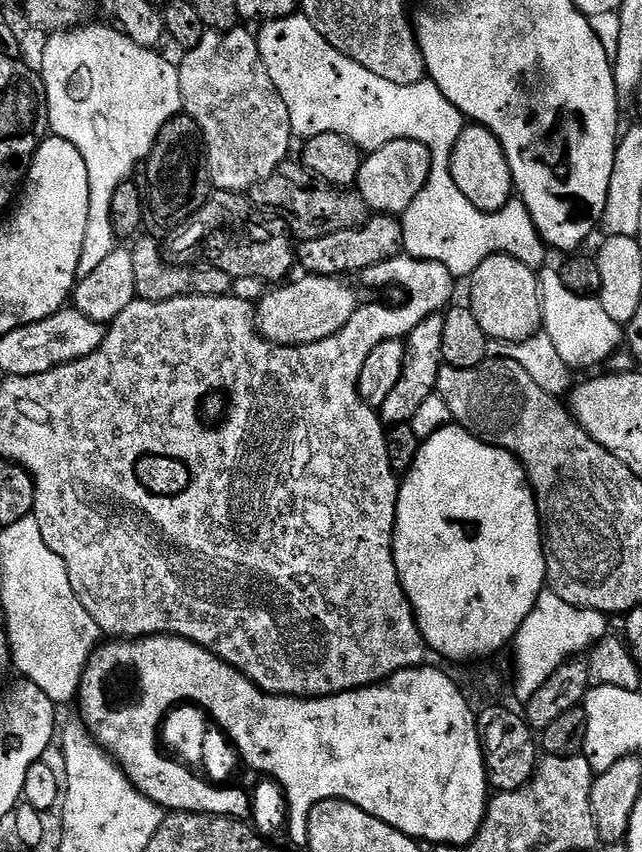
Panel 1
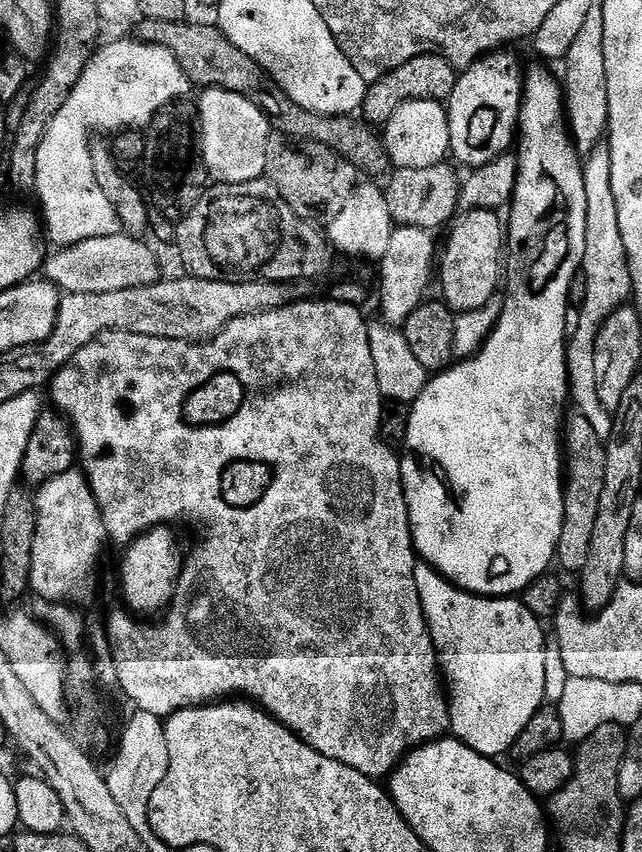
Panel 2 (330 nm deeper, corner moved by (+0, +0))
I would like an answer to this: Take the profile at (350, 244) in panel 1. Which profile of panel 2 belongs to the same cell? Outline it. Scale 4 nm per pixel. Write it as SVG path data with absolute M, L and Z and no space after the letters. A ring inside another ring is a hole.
M448 162L426 166L426 170L396 168L391 173L391 176L393 176L388 188L385 187L383 189L386 206L390 210L390 218L393 225L401 228L422 228L427 230L440 228L444 223L447 225L457 215L460 208L460 186L462 180L459 175L456 177L455 170L457 171Z

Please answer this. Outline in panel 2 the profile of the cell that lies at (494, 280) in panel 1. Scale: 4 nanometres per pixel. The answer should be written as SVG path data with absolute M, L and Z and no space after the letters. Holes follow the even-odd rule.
M487 208L464 212L451 228L444 253L441 251L438 256L440 292L444 295L441 297L453 313L478 311L502 288L502 273L506 268L506 224L499 211Z

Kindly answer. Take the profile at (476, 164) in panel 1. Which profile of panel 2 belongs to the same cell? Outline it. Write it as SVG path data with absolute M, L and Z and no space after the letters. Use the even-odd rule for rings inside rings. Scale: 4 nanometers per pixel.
M497 50L475 60L469 68L463 69L457 75L454 94L446 101L448 121L450 122L450 152L457 165L465 164L465 169L481 168L498 157L505 155L508 148L513 147L514 137L518 132L520 118L520 101L524 91L524 76L520 72L520 60L511 56L511 51Z

